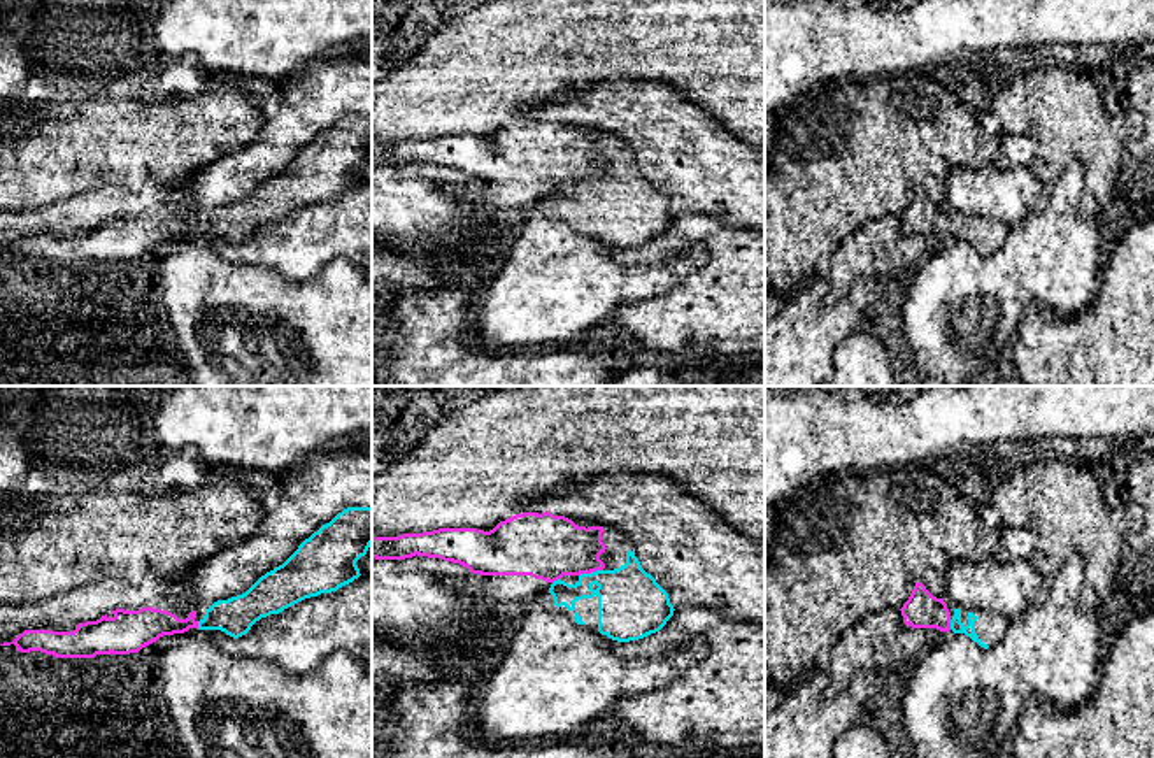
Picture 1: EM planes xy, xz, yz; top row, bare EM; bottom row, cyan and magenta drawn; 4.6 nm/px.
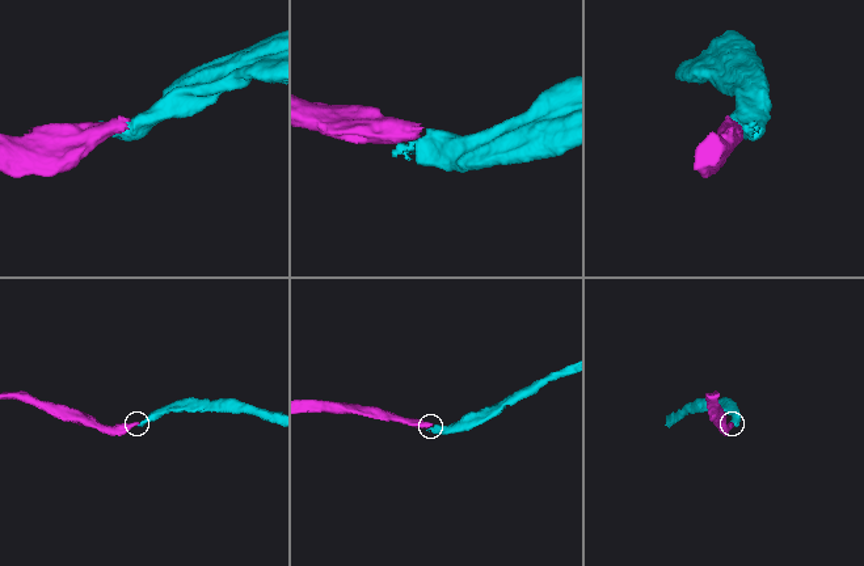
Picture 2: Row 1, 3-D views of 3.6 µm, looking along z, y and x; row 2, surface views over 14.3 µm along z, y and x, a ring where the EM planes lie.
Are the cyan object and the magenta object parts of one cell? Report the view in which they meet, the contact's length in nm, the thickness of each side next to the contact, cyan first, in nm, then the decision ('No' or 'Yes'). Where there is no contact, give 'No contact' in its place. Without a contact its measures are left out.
Touches cyan in xz. Shared border 120 nm. Thickness 300 nm (cyan) against 300 nm. Yes

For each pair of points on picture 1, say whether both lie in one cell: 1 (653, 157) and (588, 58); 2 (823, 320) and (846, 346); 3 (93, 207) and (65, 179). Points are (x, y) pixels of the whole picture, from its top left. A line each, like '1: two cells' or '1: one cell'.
1: two cells
2: two cells
3: two cells

